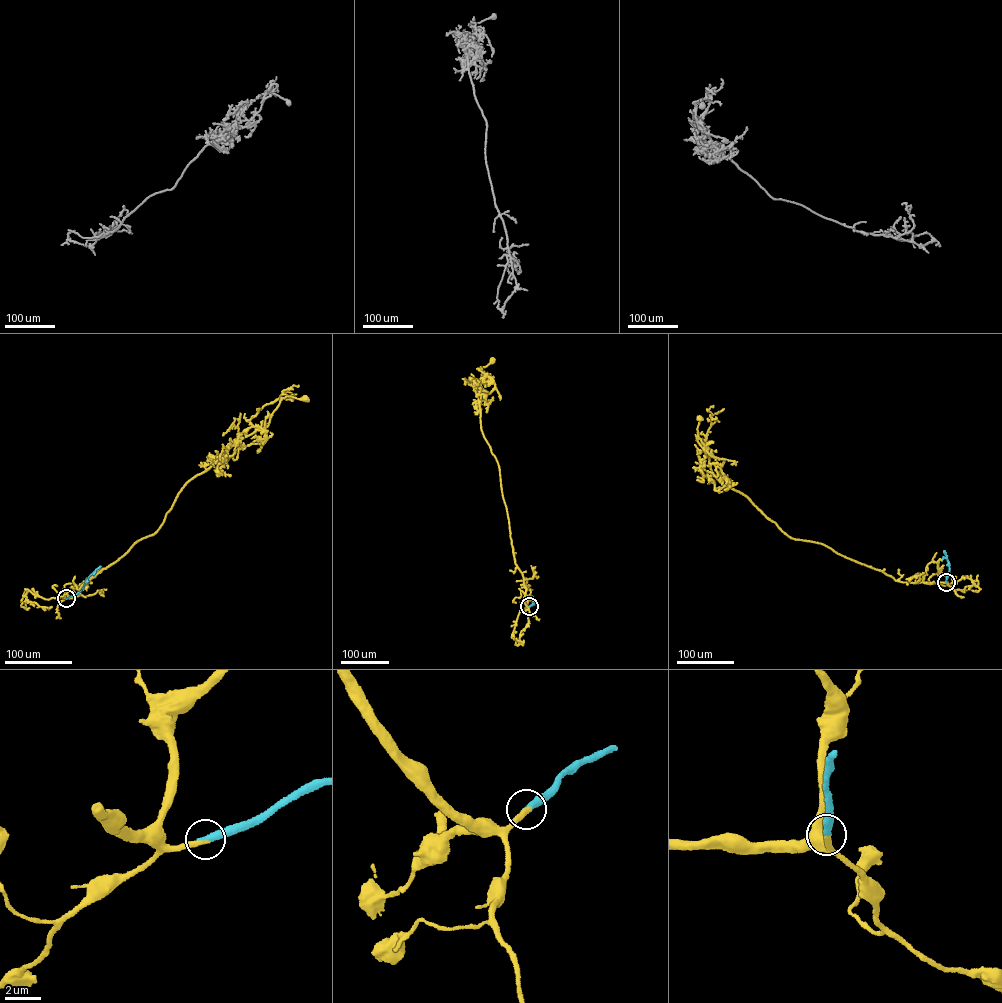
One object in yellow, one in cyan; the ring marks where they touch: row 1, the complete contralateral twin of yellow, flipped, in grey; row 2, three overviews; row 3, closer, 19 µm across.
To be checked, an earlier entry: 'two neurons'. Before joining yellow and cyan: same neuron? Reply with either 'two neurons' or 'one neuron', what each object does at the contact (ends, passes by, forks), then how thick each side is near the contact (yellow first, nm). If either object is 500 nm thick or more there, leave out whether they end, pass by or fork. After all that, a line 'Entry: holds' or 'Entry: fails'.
one neuron; yellow ends there; cyan ends there; 320 nm thick on the yellow side, 400 nm on the other
Entry: fails

